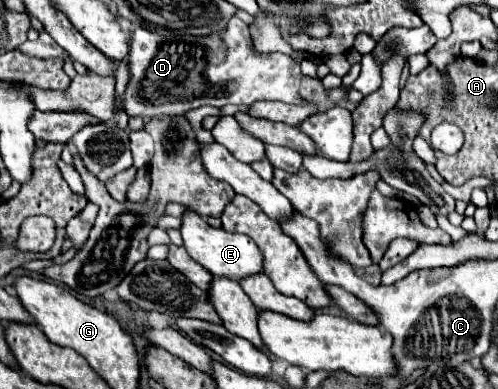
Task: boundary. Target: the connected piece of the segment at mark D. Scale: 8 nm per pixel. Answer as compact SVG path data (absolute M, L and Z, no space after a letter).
M236 17L228 21L222 33L210 33L194 39L180 33L158 35L146 29L134 29L130 45L130 73L132 79L128 83L122 105L126 107L128 115L140 115L144 119L160 115L182 115L188 109L196 109L202 105L250 105L254 101L314 105L320 111L326 111L342 103L348 91L356 89L362 95L370 95L382 83L380 67L376 65L372 55L364 55L360 75L352 85L326 89L320 79L304 75L298 63L288 55L254 53L248 25Z

